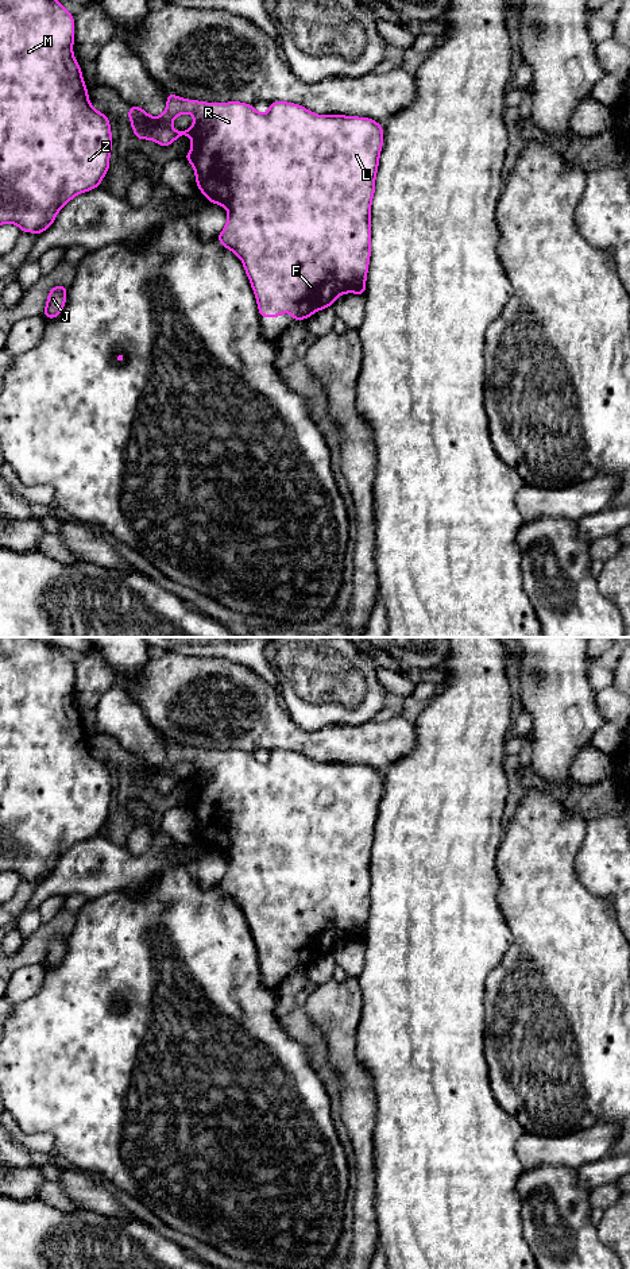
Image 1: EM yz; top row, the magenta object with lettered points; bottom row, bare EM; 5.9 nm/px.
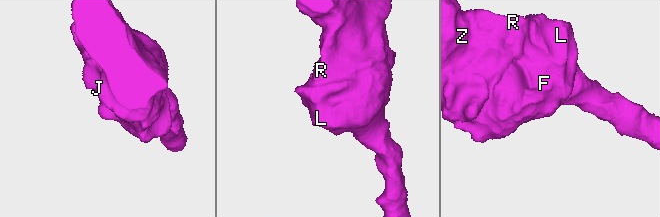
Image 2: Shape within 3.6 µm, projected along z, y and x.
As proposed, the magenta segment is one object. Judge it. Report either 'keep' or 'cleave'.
keep

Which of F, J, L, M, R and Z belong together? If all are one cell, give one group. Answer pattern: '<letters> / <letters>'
F J L M R Z

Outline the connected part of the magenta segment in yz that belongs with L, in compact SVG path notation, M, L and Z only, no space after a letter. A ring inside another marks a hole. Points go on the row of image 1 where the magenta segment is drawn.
M173 93L166 96L167 107L159 117L151 117L140 107L130 107L128 117L134 134L138 139L151 139L167 147L175 139L183 135L192 138L192 150L183 155L188 159L196 173L196 182L200 192L210 201L210 204L220 204L228 211L228 220L225 228L217 235L220 244L235 252L243 262L244 270L250 278L255 298L258 301L258 309L260 317L279 317L283 312L291 312L291 321L299 319L308 320L314 312L332 306L335 300L343 293L357 293L364 297L366 278L368 271L368 262L371 255L371 201L375 192L375 177L379 166L379 155L383 146L383 128L370 117L343 116L343 115L316 115L308 111L305 107L286 103L273 101L270 103L268 112L260 115L254 105L248 105L240 101L231 103L202 103L197 100L181 99ZM189 112L194 117L194 124L185 131L174 131L171 122Z

